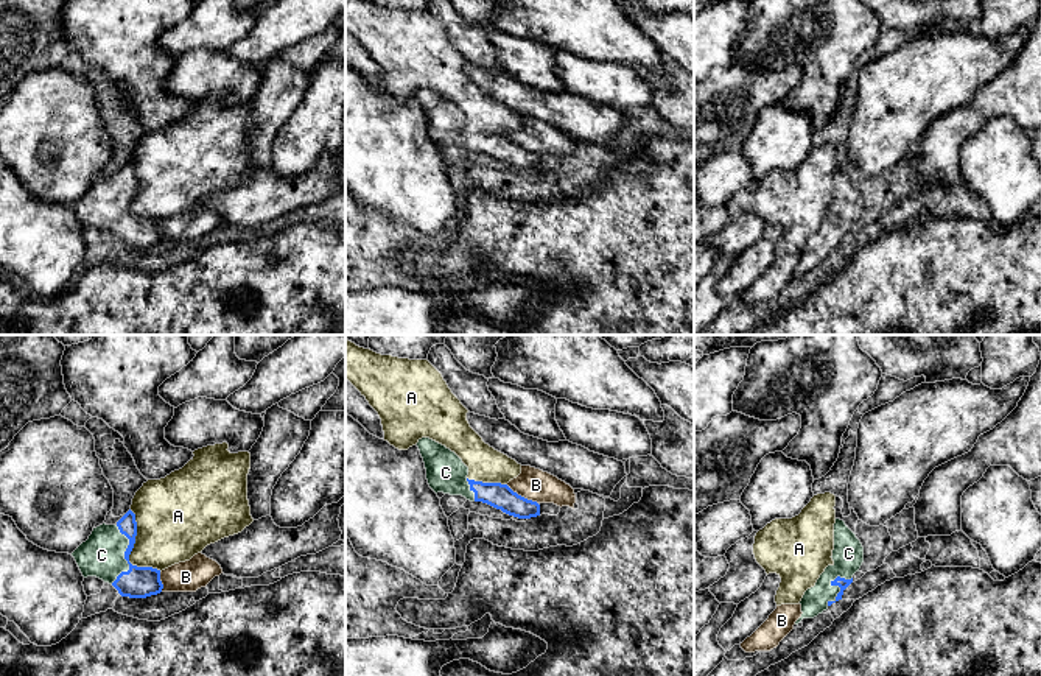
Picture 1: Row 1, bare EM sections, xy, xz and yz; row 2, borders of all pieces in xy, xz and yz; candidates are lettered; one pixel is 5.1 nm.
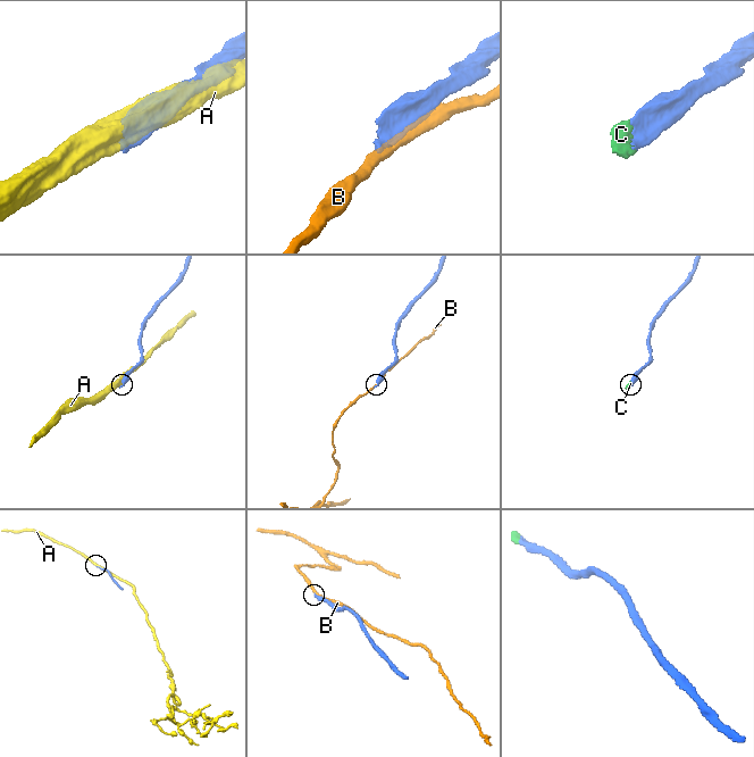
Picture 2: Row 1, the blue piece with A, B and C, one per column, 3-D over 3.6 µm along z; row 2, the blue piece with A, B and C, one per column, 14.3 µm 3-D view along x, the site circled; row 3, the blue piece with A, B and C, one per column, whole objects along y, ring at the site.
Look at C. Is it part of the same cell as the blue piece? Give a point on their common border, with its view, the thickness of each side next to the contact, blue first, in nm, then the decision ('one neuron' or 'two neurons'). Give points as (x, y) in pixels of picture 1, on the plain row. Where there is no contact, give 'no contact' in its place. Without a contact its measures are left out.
xy (125, 207) | 160/220 nm | one neuron

